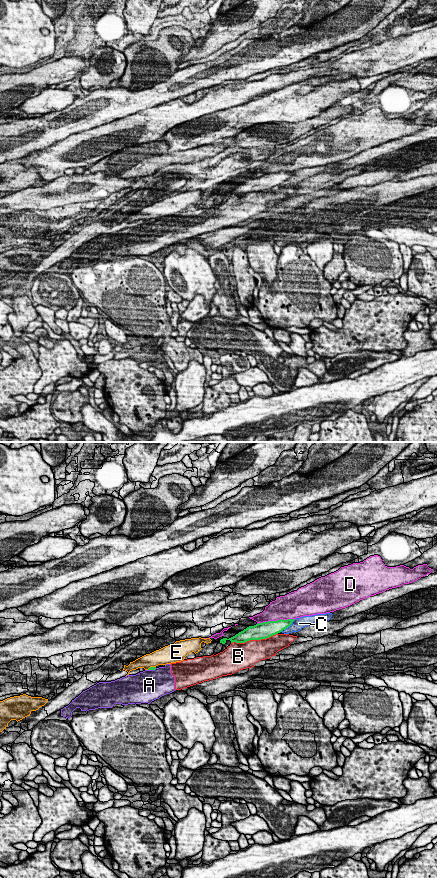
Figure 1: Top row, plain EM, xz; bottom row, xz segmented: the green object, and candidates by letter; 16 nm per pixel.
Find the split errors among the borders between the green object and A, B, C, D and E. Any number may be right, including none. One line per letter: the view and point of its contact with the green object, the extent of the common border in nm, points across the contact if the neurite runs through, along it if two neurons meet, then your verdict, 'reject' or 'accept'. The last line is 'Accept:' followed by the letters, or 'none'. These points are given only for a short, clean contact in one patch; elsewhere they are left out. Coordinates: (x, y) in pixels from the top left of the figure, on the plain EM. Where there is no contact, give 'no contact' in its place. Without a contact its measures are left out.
A: meets green in xz at (152, 221); contact 150 nm long; reject
B: meets green in xz at (254, 191); contact 750 nm long; reject
C: meets green in xz at (289, 177); contact 260 nm long; reject
D: meets green in xz at (275, 173); contact 600 nm long; reject
E: meets green in xz at (151, 219); contact 150 nm long; reject
Accept: none

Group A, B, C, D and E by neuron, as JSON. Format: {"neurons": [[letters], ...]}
{"neurons": [["A", "B"], ["C"], ["D"], ["E"]]}

